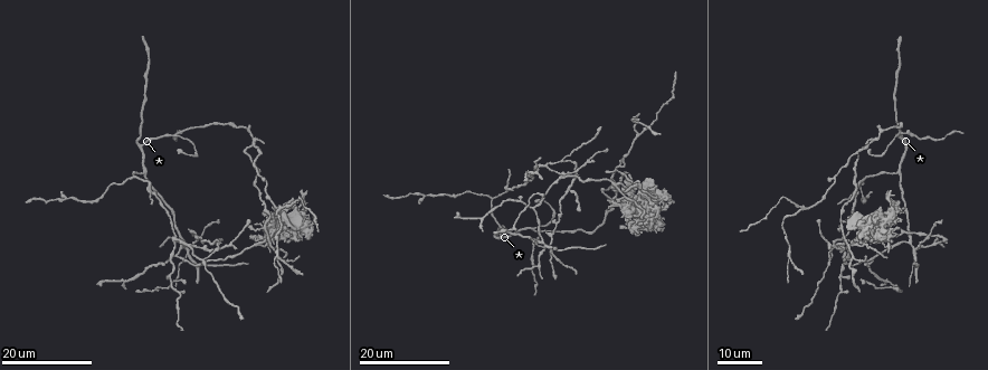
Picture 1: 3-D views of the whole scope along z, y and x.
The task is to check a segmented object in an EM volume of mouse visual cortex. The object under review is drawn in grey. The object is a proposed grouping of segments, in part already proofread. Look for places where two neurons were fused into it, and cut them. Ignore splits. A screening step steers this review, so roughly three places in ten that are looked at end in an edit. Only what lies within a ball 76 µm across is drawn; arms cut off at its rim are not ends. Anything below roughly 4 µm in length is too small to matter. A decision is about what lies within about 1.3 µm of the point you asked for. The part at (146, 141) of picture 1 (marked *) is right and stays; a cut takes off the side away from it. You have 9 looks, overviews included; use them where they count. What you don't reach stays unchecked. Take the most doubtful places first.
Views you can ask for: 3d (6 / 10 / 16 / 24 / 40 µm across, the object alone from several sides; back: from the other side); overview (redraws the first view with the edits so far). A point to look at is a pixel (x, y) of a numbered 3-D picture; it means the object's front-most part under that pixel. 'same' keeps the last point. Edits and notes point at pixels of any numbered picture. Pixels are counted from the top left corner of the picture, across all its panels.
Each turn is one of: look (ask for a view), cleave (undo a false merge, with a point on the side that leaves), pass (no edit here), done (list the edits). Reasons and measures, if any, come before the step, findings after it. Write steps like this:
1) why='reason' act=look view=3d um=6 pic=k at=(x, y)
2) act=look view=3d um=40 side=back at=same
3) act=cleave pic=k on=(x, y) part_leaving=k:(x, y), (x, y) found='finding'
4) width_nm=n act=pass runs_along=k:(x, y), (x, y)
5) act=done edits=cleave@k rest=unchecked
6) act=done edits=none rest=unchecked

why='branch point' act=look view=3d um=24 pic=1 at=(853, 256)

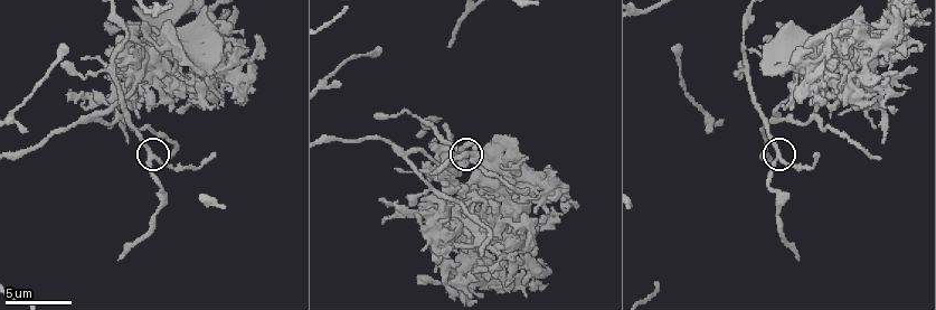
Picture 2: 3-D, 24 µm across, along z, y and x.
act=look view=3d um=6 pic=2 at=(155, 160)

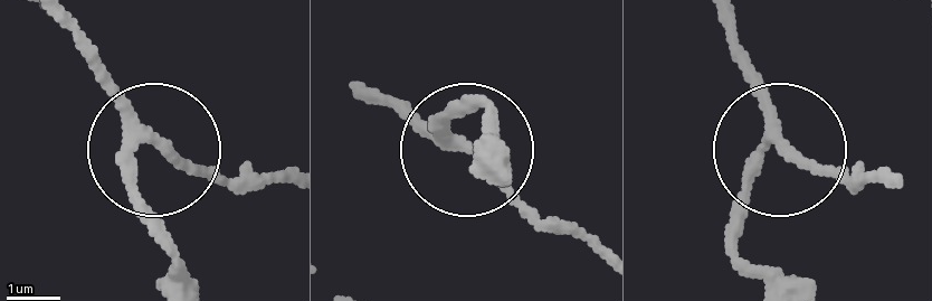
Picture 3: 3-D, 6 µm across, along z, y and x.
act=pass runs_along=3:(719, 17), (768, 138), (852, 186) found='all the same neuron'

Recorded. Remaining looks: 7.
why='looks like a crossing' act=look view=3d um=16 pic=1 at=(915, 251)

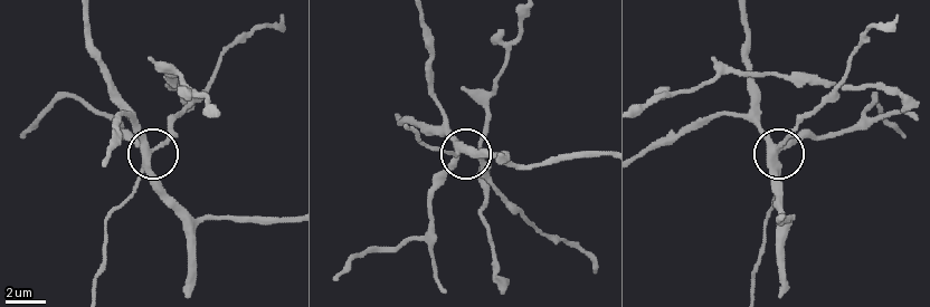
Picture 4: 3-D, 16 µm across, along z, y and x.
act=look view=3d um=6 pic=4 at=(145, 152)

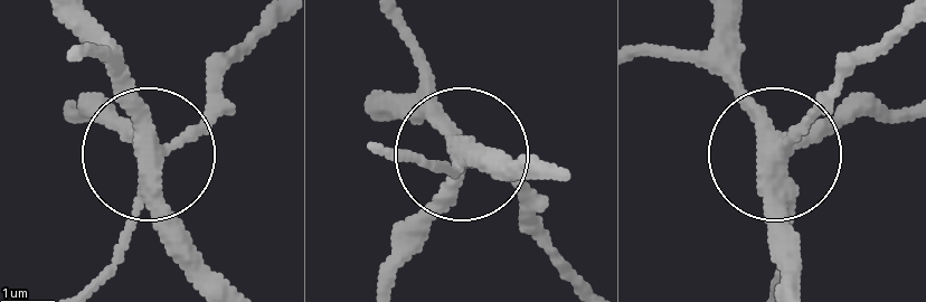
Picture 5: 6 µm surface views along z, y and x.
act=cleave pic=5 on=(201, 120) part_leaving=5:(149, 166), (277, 24) found='a second neuron is stuck on'

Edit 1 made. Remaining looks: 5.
why='small branch off a trunk' act=look view=3d um=24 pic=1 at=(787, 256)

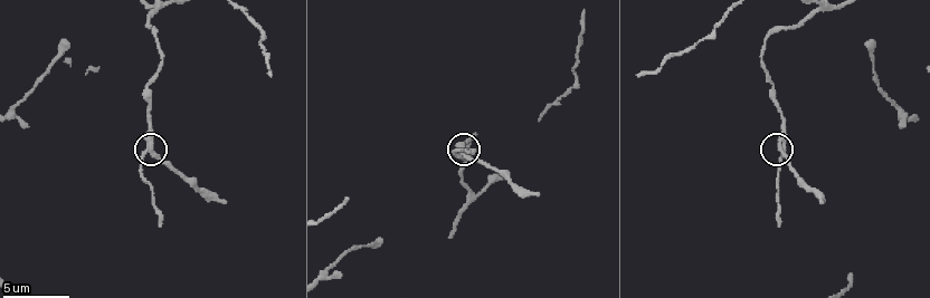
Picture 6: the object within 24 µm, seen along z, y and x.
why='zoom in' act=look view=3d um=6 pic=6 at=(147, 153)

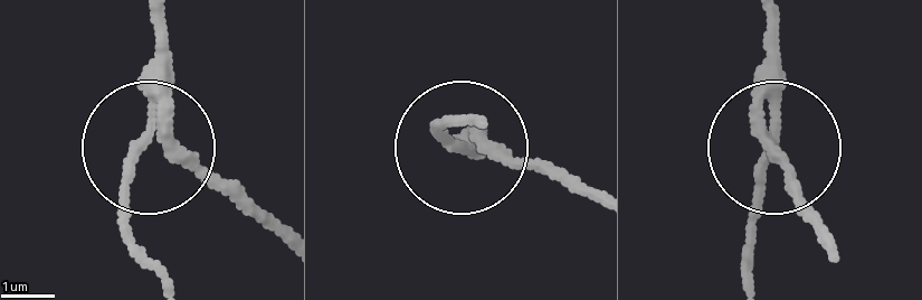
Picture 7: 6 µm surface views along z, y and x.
act=look view=3d um=6 side=back pic=7 at=(146, 141)

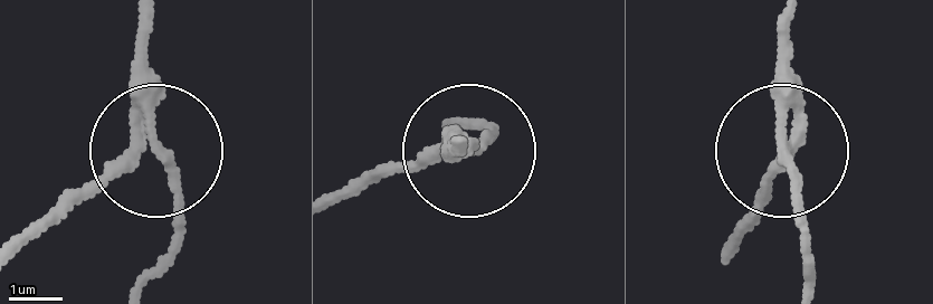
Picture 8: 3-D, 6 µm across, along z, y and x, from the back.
width_nm=210 act=pass runs_along=8:(142, 20), (142, 126), (182, 220), (169, 269) found='all the same neuron'

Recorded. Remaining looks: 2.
act=done edits=cleave@5 rest=unchecked

